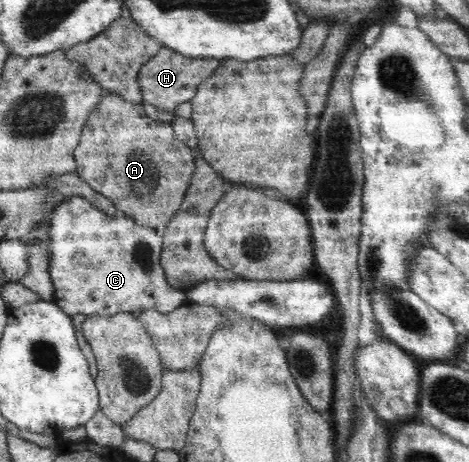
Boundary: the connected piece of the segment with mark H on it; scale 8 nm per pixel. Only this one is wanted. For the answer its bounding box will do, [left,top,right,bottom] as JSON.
[138,46,219,113]

